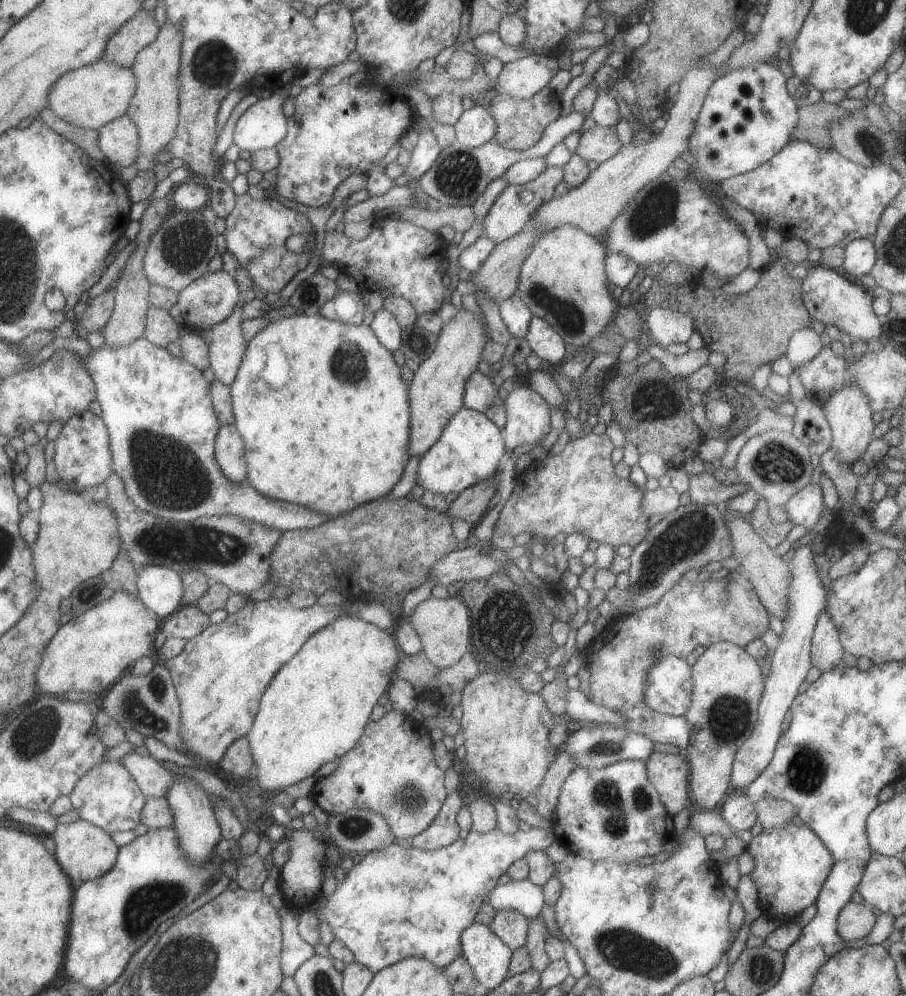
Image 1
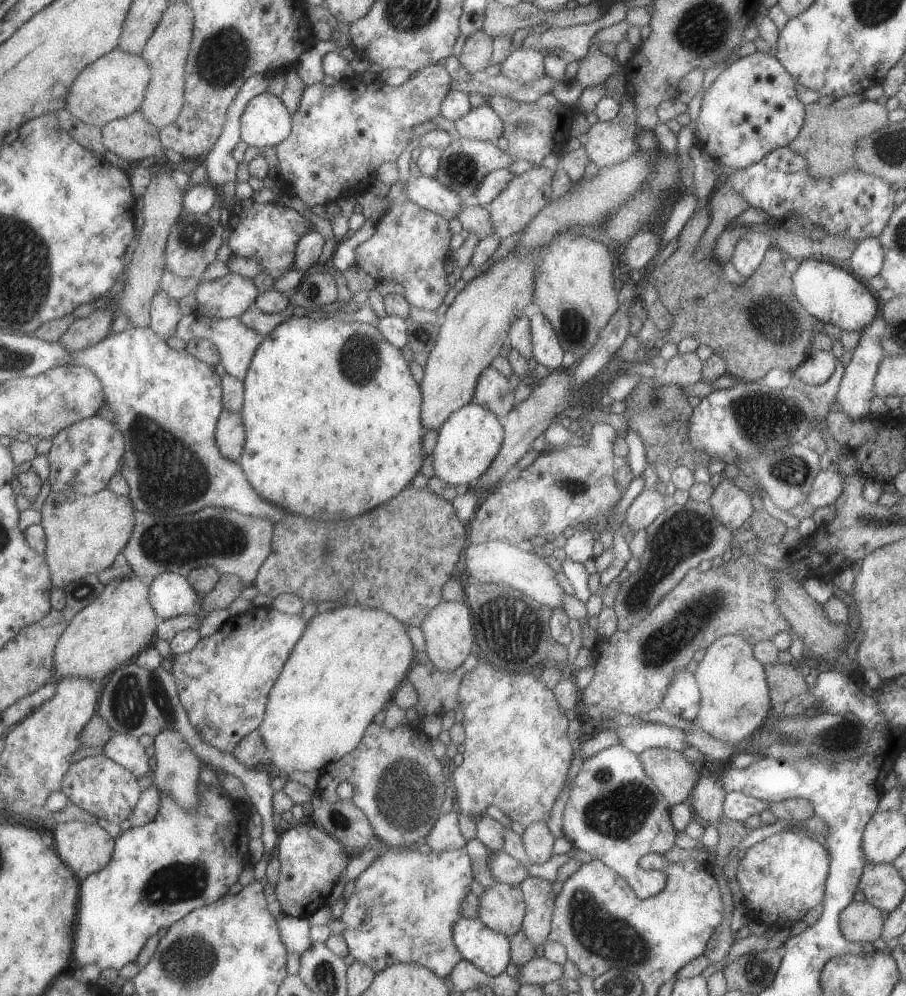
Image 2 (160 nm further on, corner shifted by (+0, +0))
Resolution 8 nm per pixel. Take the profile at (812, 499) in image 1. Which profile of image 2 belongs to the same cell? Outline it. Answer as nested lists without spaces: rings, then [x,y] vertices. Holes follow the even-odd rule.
[[[831,467],[820,471],[811,484],[805,504],[813,506],[813,510],[826,507],[837,501],[837,496],[841,494],[842,489],[841,474],[837,474]]]

